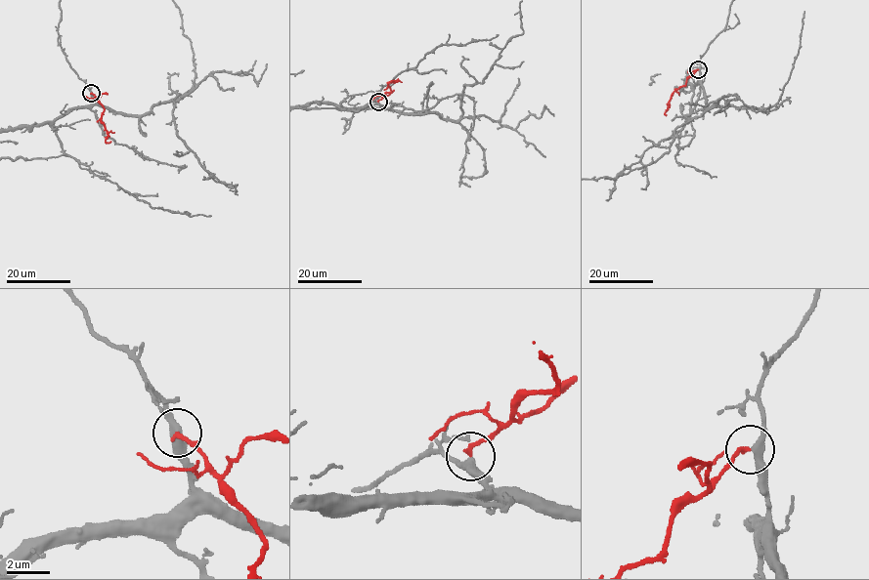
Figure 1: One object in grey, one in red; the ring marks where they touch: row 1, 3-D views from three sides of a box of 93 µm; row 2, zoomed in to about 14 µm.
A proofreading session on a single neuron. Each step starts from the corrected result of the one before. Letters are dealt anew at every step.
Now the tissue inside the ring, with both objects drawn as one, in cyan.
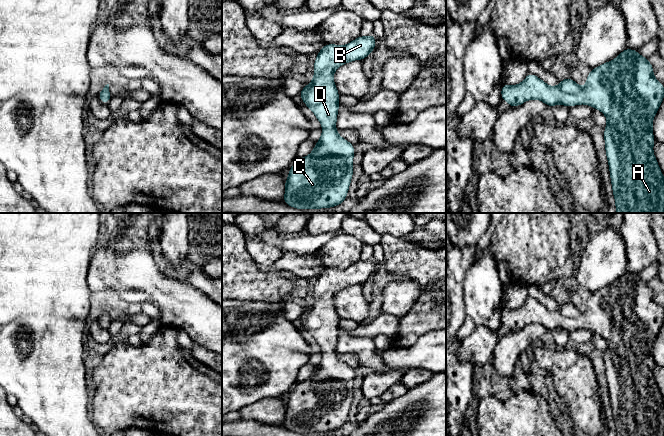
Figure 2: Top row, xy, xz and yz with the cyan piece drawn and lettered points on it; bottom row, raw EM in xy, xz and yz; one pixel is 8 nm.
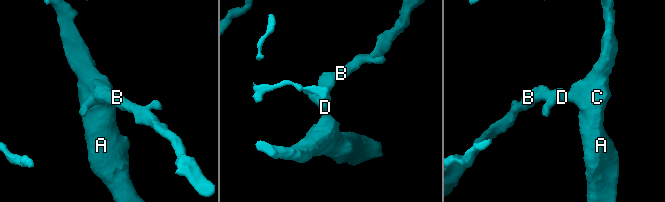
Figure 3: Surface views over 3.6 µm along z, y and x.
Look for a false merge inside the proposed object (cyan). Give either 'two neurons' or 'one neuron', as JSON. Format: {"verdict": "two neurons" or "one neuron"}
{"verdict": "one neuron"}

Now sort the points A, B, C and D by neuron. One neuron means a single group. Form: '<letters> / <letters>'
A B C D

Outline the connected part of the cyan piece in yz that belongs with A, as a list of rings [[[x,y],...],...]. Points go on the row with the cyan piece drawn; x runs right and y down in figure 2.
[[[626,48],[615,59],[590,69],[583,89],[572,78],[561,79],[558,86],[551,87],[528,72],[518,85],[504,83],[501,99],[511,108],[535,99],[549,107],[586,104],[601,111],[607,118],[605,152],[616,213],[664,213],[664,176],[653,152],[656,140],[652,130],[653,119],[664,99],[664,85],[654,77],[653,70],[648,58]]]

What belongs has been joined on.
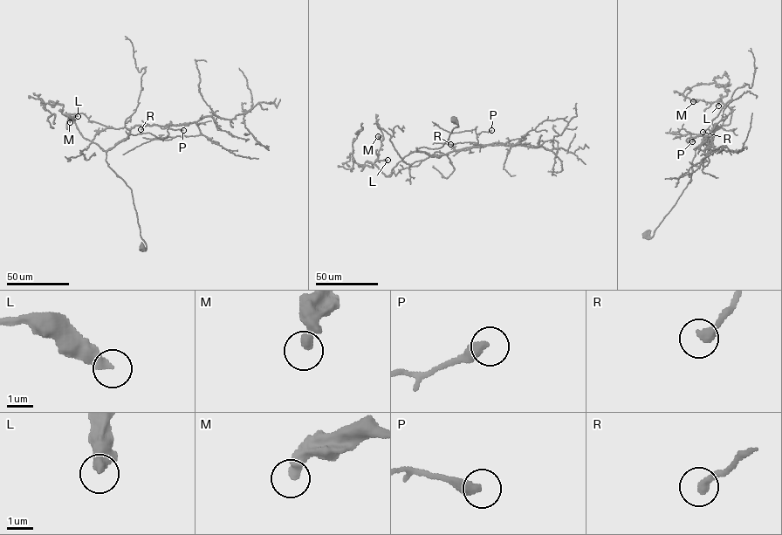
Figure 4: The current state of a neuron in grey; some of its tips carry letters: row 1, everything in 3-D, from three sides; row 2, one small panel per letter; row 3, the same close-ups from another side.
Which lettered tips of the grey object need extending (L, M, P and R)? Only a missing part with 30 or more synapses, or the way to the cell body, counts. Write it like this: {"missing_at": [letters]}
{"missing_at": ["R"]}

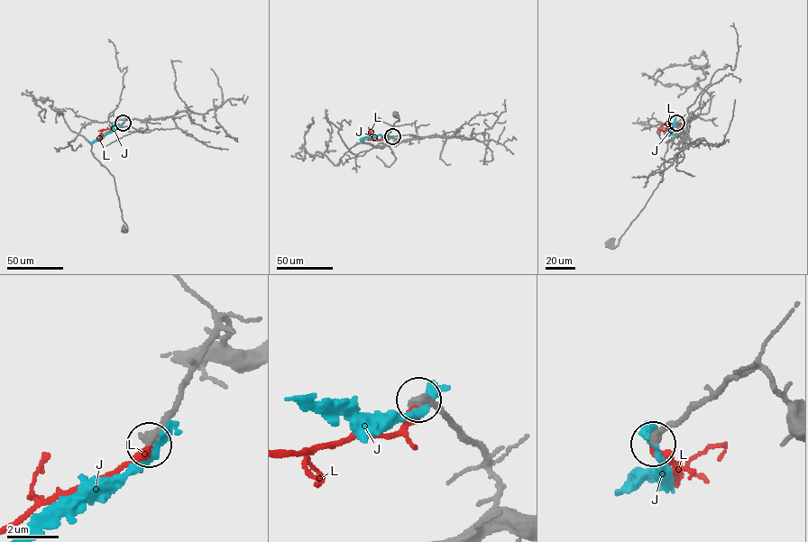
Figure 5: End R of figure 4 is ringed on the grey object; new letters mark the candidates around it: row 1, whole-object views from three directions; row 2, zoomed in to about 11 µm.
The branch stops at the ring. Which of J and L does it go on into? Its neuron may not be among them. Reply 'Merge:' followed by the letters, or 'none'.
Merge: L

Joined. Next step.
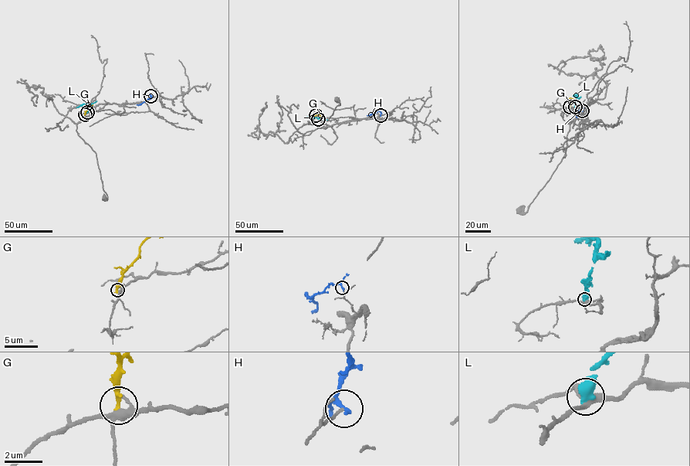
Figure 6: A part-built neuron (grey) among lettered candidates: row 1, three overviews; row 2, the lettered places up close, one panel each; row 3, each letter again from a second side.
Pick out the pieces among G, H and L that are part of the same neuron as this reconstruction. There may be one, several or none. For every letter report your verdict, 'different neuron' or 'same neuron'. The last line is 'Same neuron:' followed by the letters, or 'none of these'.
G: different neuron
H: different neuron
L: different neuron
Same neuron: none of these

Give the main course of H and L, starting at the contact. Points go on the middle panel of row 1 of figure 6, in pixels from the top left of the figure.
H: (380, 115), (379, 111), (366, 115)
L: (318, 118), (306, 117)

